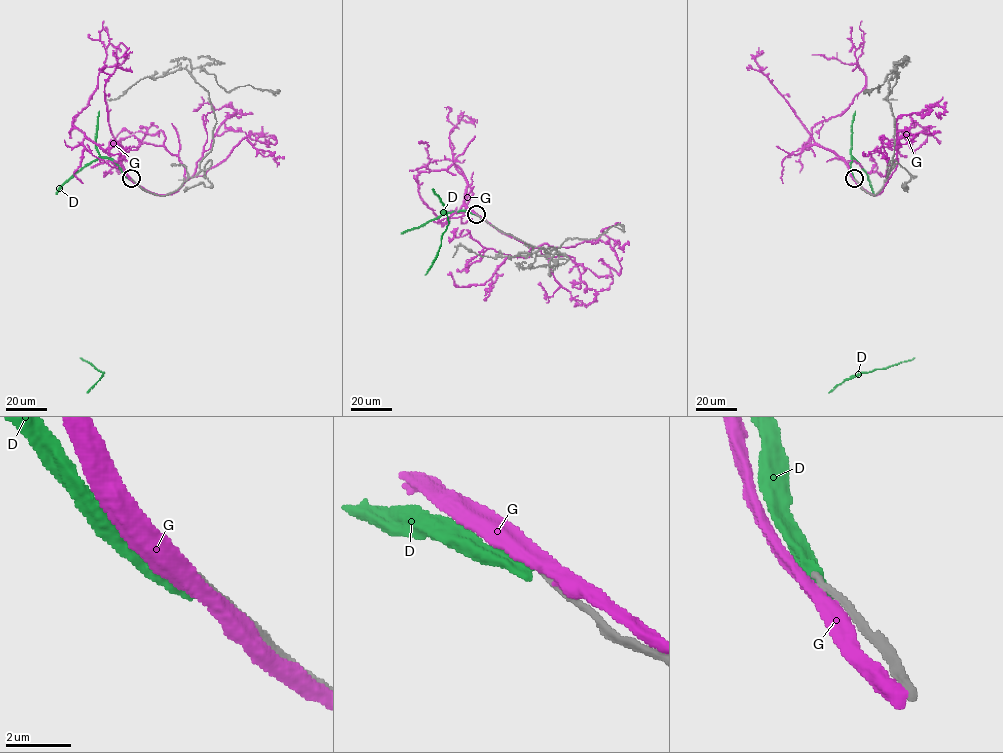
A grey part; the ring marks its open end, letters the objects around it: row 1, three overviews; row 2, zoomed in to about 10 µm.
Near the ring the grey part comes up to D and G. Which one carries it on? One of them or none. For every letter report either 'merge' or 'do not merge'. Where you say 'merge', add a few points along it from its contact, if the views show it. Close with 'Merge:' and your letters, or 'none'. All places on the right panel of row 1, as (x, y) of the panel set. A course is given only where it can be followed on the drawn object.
D: do not merge
G: do not merge
Merge: none

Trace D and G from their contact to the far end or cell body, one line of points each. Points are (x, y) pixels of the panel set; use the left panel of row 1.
D: (131, 178), (111, 160), (97, 158), (73, 175), (56, 194), (81, 358), (103, 373), (87, 393)
G: (132, 180), (120, 159), (119, 145), (102, 149), (72, 124), (88, 102), (103, 68), (121, 63), (127, 54)

